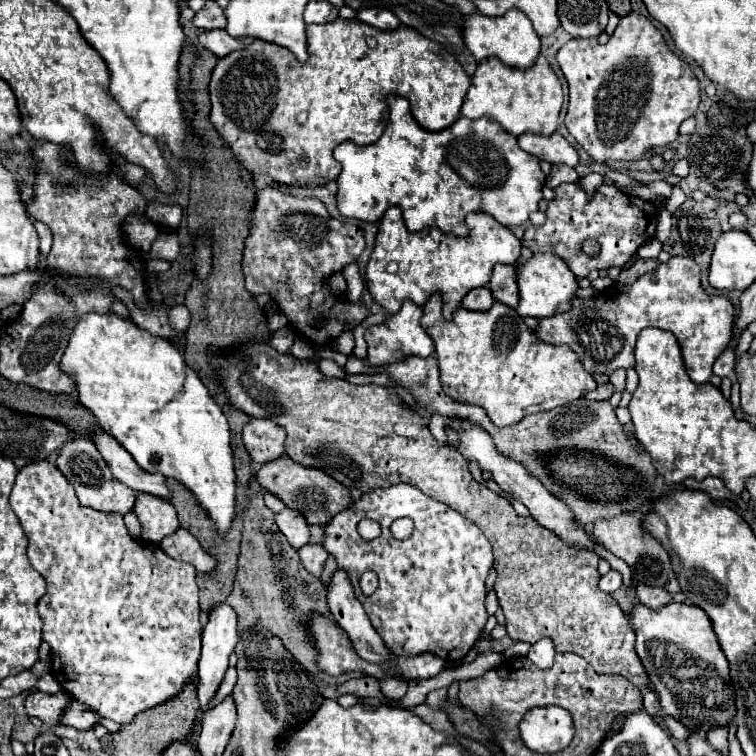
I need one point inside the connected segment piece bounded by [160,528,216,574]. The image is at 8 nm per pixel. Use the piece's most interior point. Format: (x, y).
(181, 545)

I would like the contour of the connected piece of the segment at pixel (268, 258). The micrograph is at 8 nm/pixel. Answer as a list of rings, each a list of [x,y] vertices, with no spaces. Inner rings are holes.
[[[278,188],[258,190],[254,210],[250,214],[250,234],[246,238],[244,258],[242,258],[246,290],[254,296],[270,294],[278,304],[278,312],[286,316],[288,324],[296,332],[304,334],[316,346],[326,346],[334,342],[340,334],[354,330],[368,316],[368,310],[362,300],[352,304],[342,294],[330,292],[326,286],[328,278],[340,272],[344,266],[352,264],[362,254],[362,250],[364,250],[364,232],[354,224],[344,224],[332,218],[320,200],[296,198],[296,196],[284,194]]]

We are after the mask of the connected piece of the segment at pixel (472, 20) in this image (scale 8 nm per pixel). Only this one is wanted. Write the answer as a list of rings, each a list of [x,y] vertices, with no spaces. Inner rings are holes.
[[[476,10],[474,14],[466,14],[464,18],[466,18],[466,22],[462,24],[462,28],[464,28],[462,38],[466,42],[466,48],[474,54],[474,58],[478,62],[482,58],[498,56],[508,66],[530,68],[534,64],[536,56],[540,54],[540,36],[534,32],[532,22],[526,18],[526,14],[522,14],[520,10],[508,10],[506,14],[494,16],[494,18],[484,16]]]

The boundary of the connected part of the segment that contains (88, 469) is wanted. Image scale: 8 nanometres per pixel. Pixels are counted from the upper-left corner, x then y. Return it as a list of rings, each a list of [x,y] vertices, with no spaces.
[[[74,438],[74,440],[66,442],[62,446],[60,454],[58,454],[56,468],[74,486],[76,496],[78,496],[82,506],[88,506],[88,508],[94,508],[94,510],[104,510],[104,512],[118,512],[118,514],[132,512],[134,500],[136,500],[136,492],[132,488],[128,488],[126,484],[118,482],[112,476],[110,468],[106,466],[102,454],[98,452],[98,448],[94,446],[92,440],[88,440],[88,438]]]

